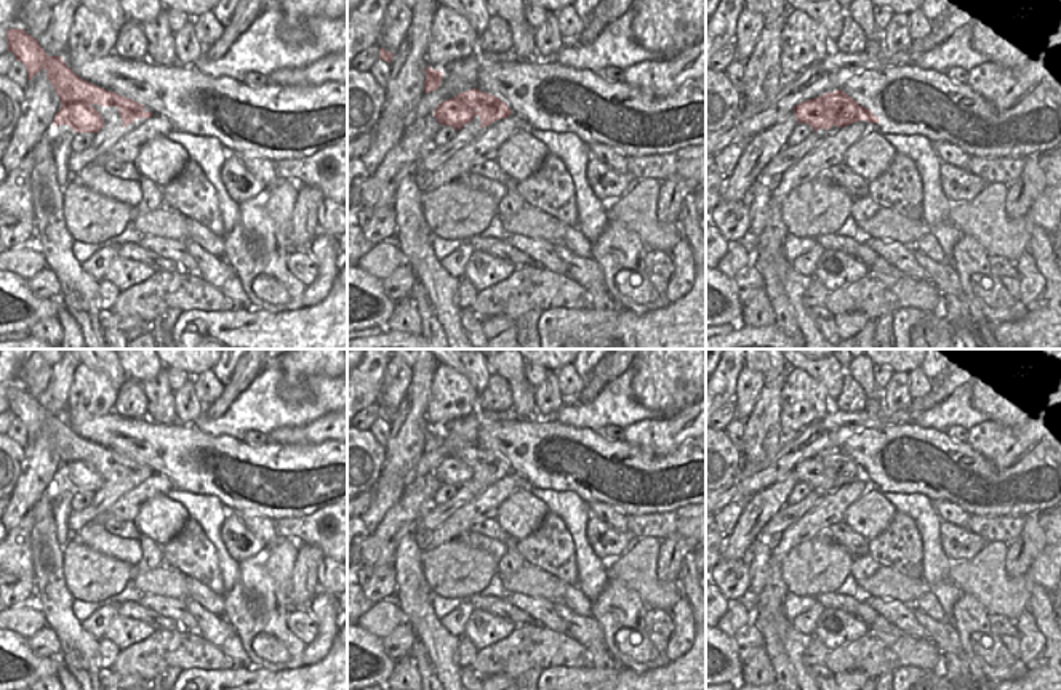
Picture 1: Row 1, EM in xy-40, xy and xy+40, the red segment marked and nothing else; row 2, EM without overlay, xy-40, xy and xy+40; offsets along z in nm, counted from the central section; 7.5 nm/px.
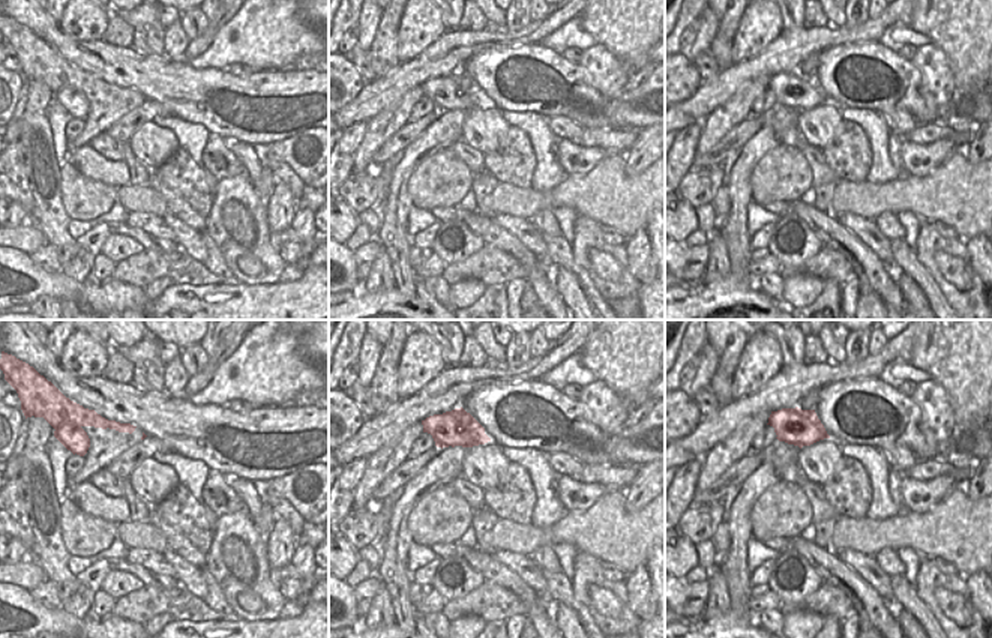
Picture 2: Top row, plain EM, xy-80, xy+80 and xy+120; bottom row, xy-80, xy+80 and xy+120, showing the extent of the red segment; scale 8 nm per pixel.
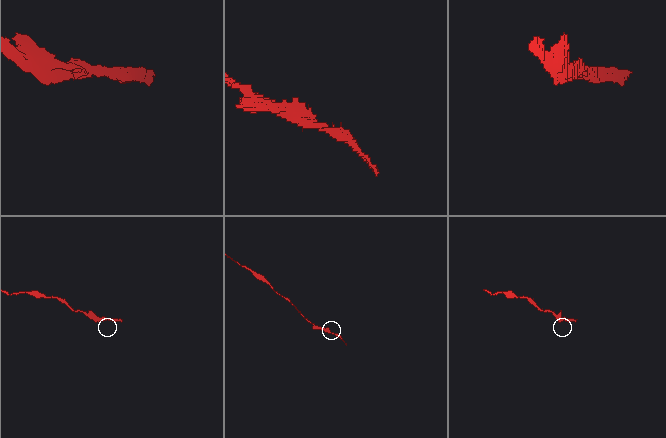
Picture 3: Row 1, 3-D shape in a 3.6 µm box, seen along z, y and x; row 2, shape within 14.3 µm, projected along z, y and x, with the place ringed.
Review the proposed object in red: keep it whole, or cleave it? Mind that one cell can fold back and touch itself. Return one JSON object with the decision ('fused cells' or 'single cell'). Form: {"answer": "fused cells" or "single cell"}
{"answer": "single cell"}

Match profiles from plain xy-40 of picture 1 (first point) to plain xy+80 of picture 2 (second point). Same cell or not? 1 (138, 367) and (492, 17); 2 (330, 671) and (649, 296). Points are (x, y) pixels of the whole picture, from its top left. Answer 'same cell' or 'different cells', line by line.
1: same cell
2: same cell

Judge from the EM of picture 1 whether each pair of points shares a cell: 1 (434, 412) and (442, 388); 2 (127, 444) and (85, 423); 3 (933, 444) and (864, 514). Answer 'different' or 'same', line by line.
1: same
2: same
3: different

